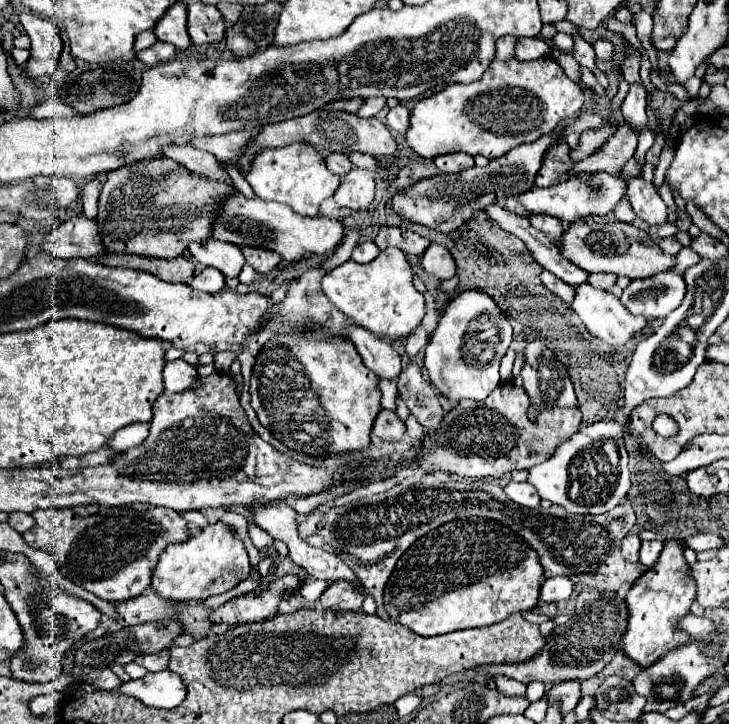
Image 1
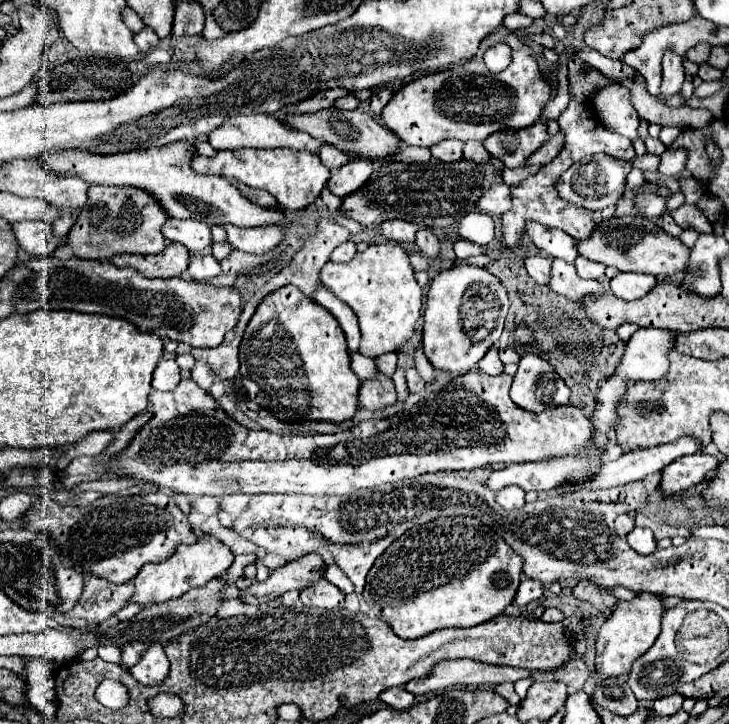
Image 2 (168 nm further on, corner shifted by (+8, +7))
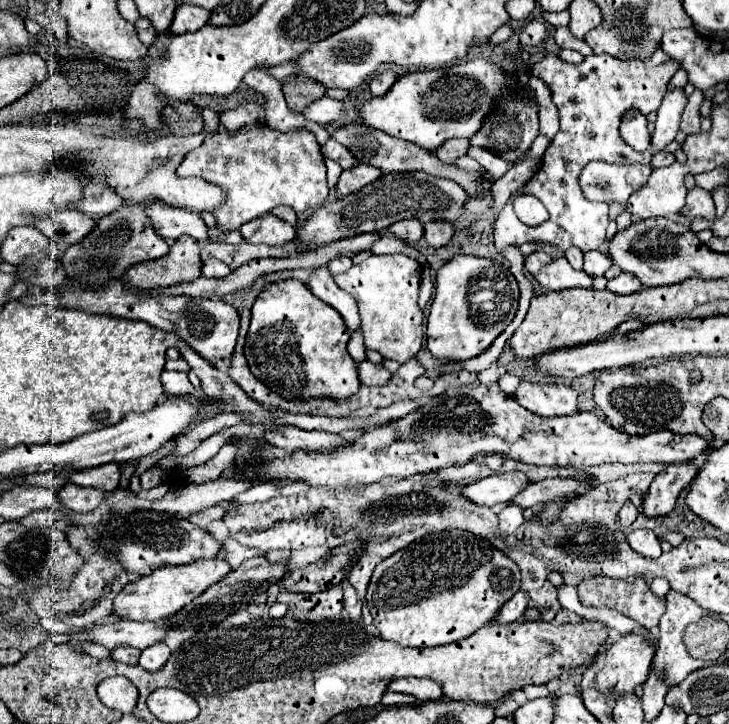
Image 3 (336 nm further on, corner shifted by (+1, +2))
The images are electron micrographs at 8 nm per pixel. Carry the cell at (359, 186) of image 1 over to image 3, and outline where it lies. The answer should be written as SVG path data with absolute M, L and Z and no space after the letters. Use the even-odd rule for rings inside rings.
M365 163L355 165L355 167L341 173L339 183L337 183L339 195L343 197L343 195L349 195L349 193L355 193L363 185L373 183L379 175L381 175L381 169L377 169L377 167L371 167L371 165L365 165Z

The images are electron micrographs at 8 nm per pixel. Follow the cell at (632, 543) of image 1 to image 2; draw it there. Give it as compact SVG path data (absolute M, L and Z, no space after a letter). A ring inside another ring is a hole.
M620 514L618 518L616 518L616 532L624 538L630 530L634 528L634 518L630 518L628 514Z

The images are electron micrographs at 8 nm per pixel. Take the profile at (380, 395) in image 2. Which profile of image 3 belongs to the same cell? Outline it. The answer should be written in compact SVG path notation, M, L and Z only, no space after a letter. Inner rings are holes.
M371 361L359 363L359 379L367 387L381 387L391 381L391 373L383 365L373 365Z

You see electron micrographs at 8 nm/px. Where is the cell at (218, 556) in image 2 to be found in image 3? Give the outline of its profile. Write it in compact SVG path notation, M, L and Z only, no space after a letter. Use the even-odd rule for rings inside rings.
M221 557L193 561L191 565L175 565L175 567L155 569L151 575L139 577L137 581L129 583L115 597L113 613L121 619L131 619L131 621L159 621L159 619L171 617L177 611L181 611L187 603L191 603L195 597L199 597L207 587L217 583L221 577L225 577L229 571L231 571L231 565Z

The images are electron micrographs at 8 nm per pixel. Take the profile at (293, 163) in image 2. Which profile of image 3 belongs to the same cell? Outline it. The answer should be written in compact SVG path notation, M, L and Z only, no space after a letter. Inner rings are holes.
M221 127L217 135L207 135L199 149L187 153L177 175L201 177L221 185L227 193L227 201L213 215L221 229L233 231L243 223L269 213L277 205L289 205L297 213L321 207L329 195L325 171L319 143L309 131L279 133L269 127L245 127L235 137L229 137Z

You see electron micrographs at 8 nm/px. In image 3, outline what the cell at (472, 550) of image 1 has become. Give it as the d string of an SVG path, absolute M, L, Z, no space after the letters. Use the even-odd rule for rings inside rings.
M463 529L431 533L409 547L393 553L375 567L367 589L367 607L379 635L403 647L437 647L469 637L477 629L495 621L495 613L519 591L521 573L515 561L495 549L489 541Z

